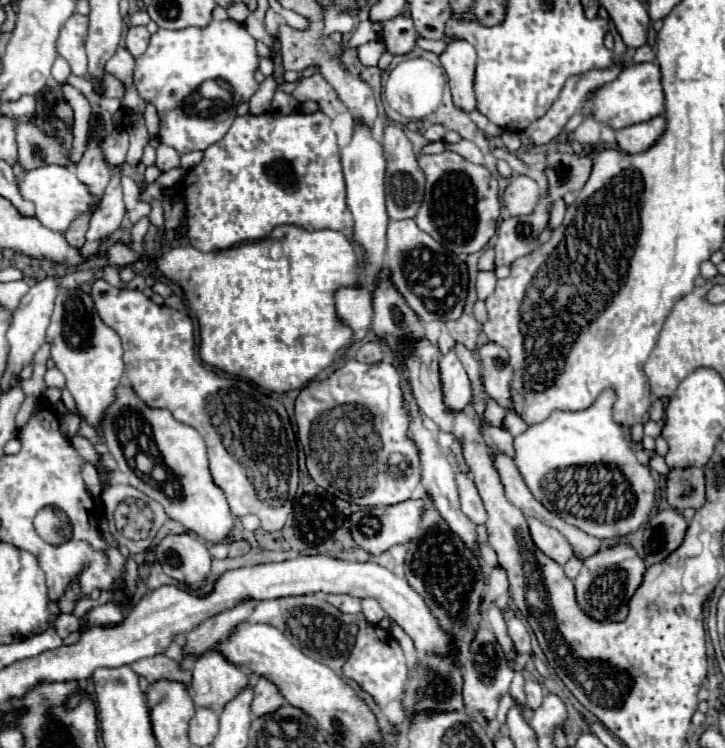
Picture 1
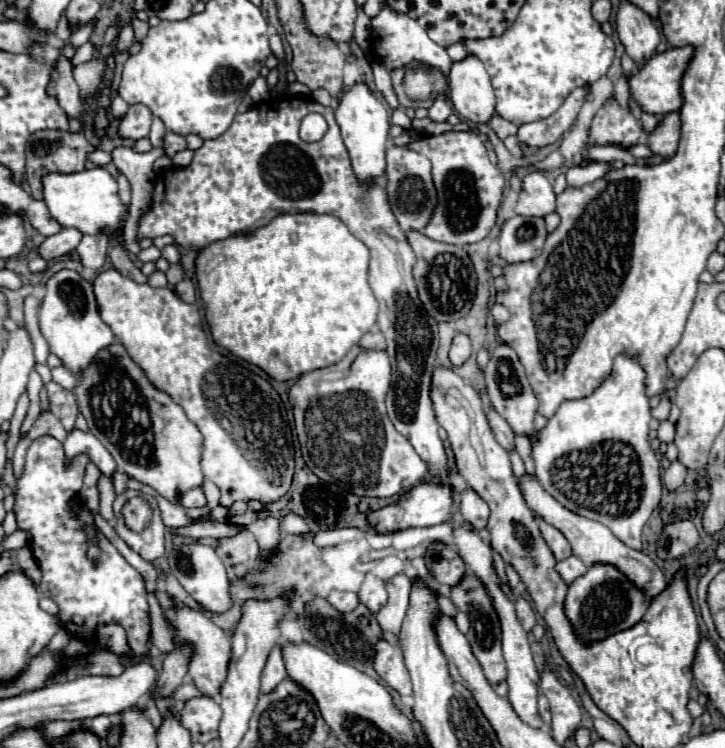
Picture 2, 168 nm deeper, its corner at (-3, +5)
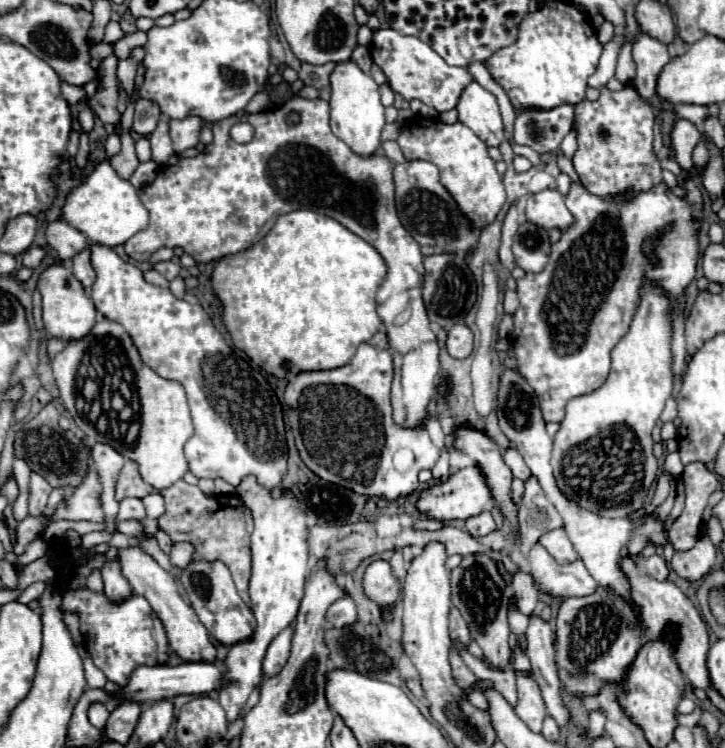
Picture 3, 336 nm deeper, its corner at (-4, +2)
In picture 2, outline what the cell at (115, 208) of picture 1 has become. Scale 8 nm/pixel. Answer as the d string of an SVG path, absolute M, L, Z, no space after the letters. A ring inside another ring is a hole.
M106 233L84 235L76 247L82 265L92 271L102 269L102 265L106 261L106 253L108 253L108 243L110 243L110 237Z

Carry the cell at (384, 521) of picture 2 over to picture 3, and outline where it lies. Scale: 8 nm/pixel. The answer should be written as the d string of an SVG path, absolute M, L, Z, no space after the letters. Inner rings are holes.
M471 466L471 468L465 468L465 470L455 472L445 484L439 482L437 486L433 486L429 490L423 490L421 492L421 498L417 502L417 508L423 514L429 514L435 520L455 520L455 518L467 520L471 516L481 514L491 504L493 504L491 488L487 488L487 482L485 482L485 476L483 476L481 468L479 466Z

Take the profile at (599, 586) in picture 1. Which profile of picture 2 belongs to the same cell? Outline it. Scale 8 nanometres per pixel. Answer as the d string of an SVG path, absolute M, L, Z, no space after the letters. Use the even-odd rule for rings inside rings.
M592 565L578 581L574 581L566 595L566 615L572 621L578 637L584 641L604 639L616 631L628 629L638 623L648 609L648 601L642 601L642 593L630 585L630 579L614 569L614 565Z

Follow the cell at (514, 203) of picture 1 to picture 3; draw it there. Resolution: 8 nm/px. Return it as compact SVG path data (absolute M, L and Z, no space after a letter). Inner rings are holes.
M543 190L531 194L527 198L527 220L539 224L539 228L559 228L561 232L575 224L575 218L565 206L565 198L557 190Z

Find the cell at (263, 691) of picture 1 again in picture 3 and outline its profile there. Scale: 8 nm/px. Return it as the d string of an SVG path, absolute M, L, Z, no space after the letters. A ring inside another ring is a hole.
M287 626L279 636L275 636L267 648L267 654L263 658L263 674L265 678L271 678L281 672L285 666L289 654L291 654L291 640L293 640L293 626Z

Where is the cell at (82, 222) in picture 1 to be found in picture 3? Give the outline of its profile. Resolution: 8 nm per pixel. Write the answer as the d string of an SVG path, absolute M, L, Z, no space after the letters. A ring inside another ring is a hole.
M29 248L25 252L25 256L23 256L23 266L25 268L37 268L41 264L43 256L45 256L45 250L43 248Z

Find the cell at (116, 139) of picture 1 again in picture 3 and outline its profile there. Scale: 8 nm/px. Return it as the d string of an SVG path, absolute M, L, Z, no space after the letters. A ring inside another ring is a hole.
M139 98L137 106L135 106L135 120L133 120L133 132L137 136L149 136L157 122L161 118L161 110L155 102L147 100L147 98Z

